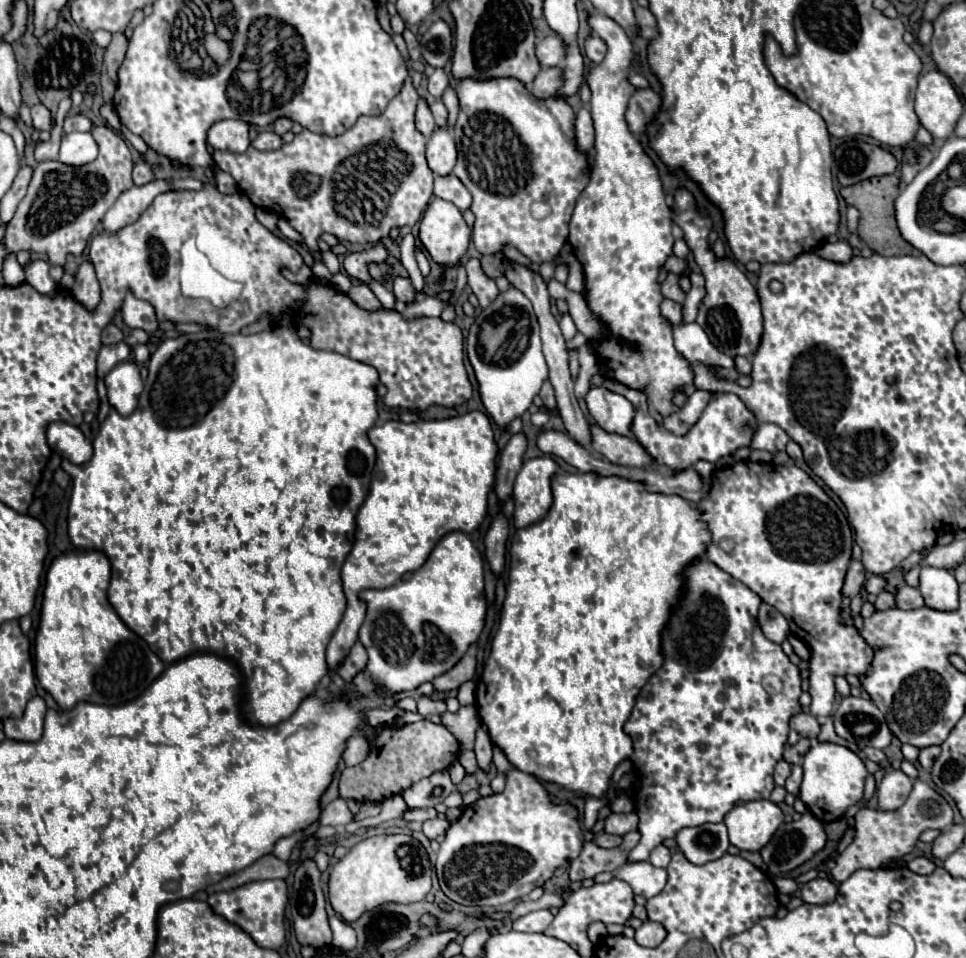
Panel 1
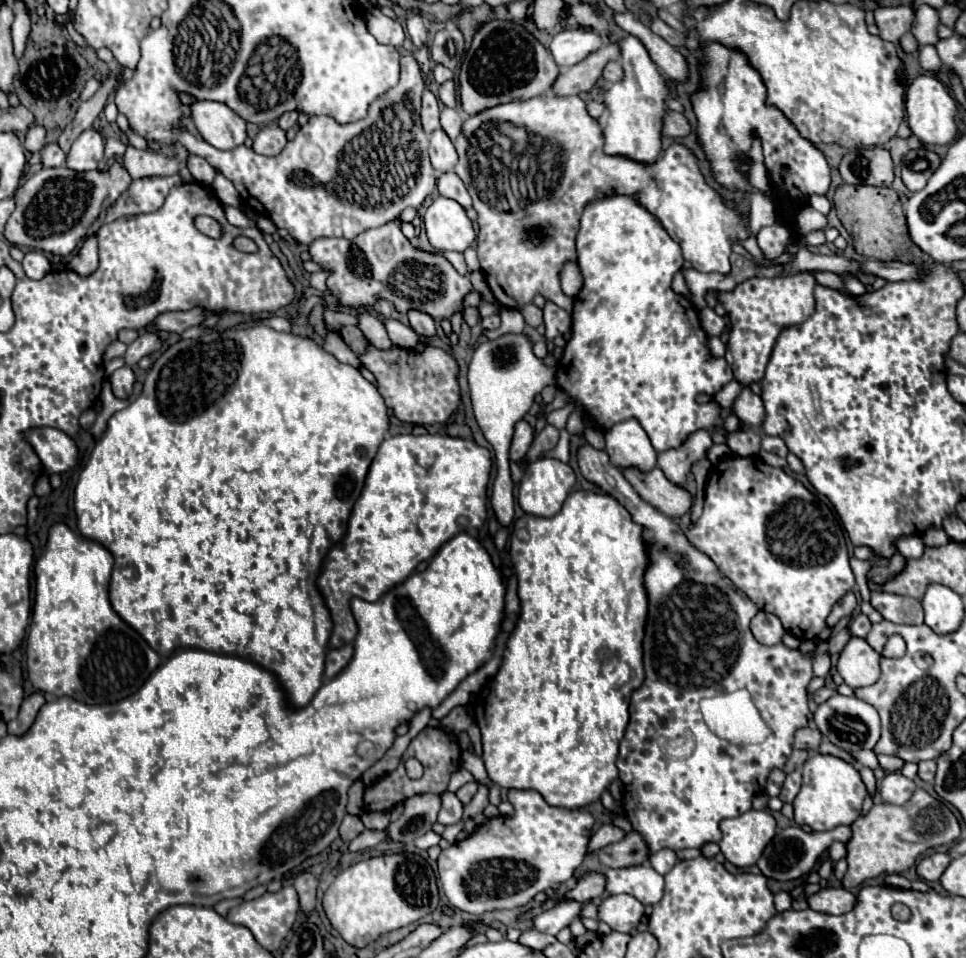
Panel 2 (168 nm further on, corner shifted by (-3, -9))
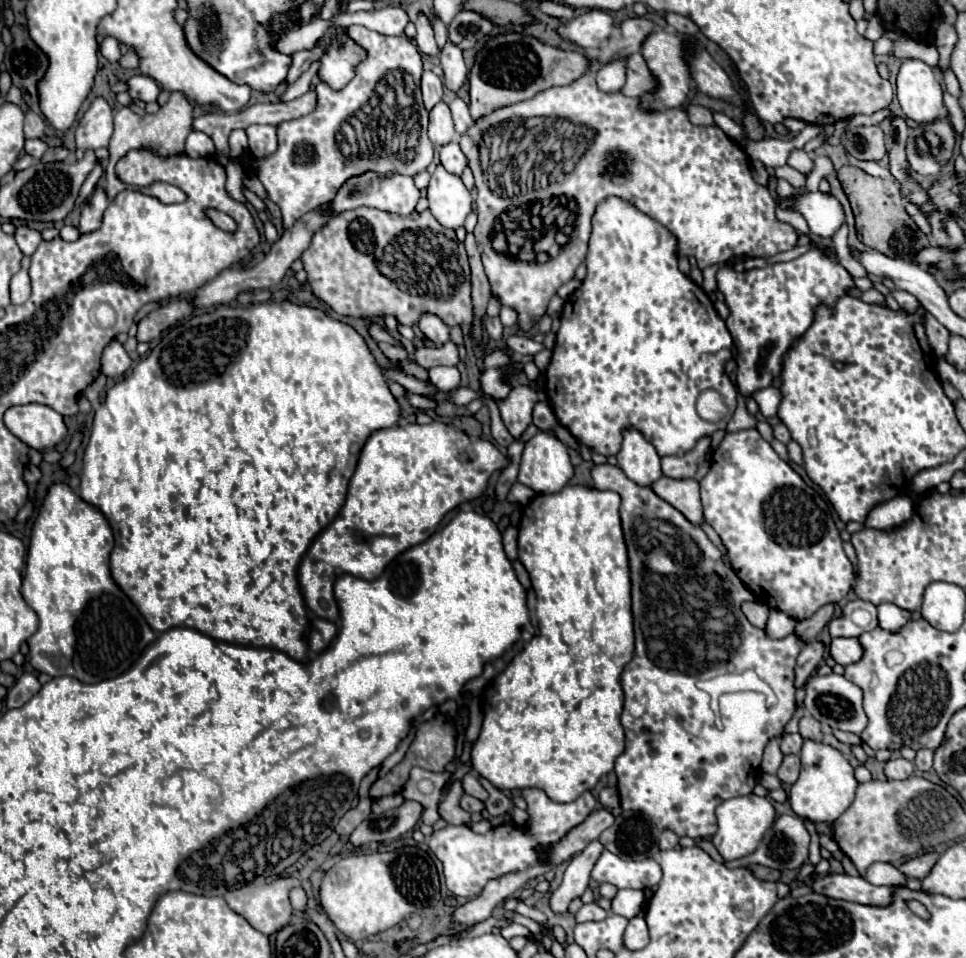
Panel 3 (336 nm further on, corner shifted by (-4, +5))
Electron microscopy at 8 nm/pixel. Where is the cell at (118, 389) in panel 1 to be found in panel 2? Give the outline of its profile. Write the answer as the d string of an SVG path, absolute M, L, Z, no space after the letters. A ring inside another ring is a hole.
M123 366L111 374L111 386L117 398L127 398L133 390L133 384L135 384L135 376L129 366Z

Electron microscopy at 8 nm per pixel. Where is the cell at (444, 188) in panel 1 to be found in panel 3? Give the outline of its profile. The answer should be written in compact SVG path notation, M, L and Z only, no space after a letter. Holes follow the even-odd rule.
M456 142L446 144L440 148L440 164L454 176L462 176L462 170L466 168L466 156L462 154L460 146Z

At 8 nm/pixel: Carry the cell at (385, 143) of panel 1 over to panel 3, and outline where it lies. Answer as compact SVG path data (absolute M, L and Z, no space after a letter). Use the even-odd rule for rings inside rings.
M352 26L350 32L362 48L368 48L368 60L360 64L354 80L340 92L332 92L326 84L318 84L316 110L278 126L278 150L274 154L264 158L256 158L254 154L238 158L230 156L230 160L238 162L242 170L252 170L264 184L268 198L282 210L284 228L292 228L294 222L312 210L324 210L326 216L334 214L328 204L336 198L336 192L344 182L354 176L364 172L376 172L380 178L392 178L394 174L416 176L428 170L434 158L434 146L428 138L428 112L422 104L420 92L422 58L416 44L408 36L384 36L360 26Z

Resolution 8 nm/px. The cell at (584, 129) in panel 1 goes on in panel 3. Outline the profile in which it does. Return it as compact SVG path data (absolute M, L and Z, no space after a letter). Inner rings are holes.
M624 58L608 62L596 72L596 84L602 92L620 92L624 82L626 82Z

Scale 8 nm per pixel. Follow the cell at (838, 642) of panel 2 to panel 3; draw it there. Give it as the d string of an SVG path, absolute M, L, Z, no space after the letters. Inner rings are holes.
M812 640L810 644L804 646L804 650L798 656L798 664L796 664L796 688L800 688L810 678L810 674L816 670L818 662L824 656L824 650L826 646L818 640Z

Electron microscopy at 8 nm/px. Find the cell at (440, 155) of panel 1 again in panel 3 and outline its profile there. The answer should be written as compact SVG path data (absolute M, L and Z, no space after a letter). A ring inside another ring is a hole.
M440 102L436 104L436 108L430 110L430 126L428 126L428 134L434 146L446 146L456 138L456 130L454 130L454 122L450 116L450 108Z

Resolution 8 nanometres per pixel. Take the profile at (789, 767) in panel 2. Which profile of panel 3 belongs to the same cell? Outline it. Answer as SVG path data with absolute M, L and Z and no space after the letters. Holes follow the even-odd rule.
M786 734L780 742L780 750L784 754L800 754L802 750L802 736L800 734Z

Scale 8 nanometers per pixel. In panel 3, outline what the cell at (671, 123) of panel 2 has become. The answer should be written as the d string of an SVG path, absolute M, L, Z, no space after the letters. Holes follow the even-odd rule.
M690 104L686 108L686 114L688 114L688 118L690 118L692 124L698 124L698 126L710 126L710 124L714 124L710 110L706 110L704 106L692 106Z

